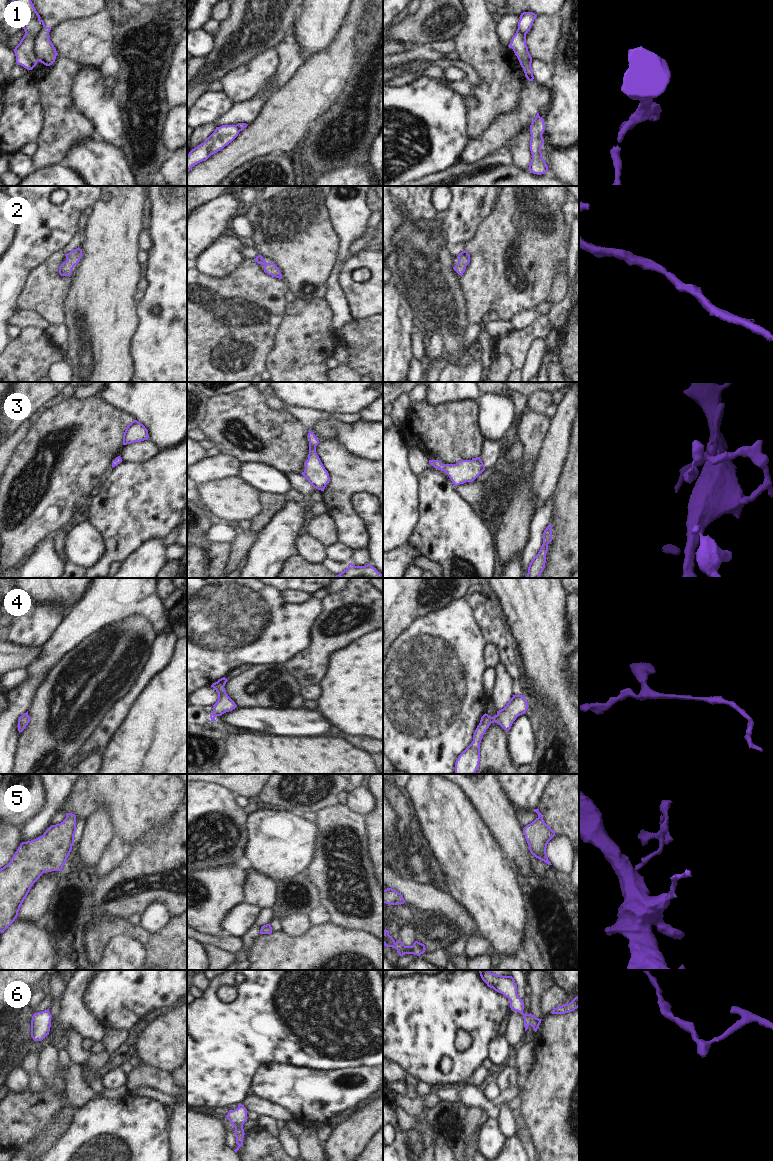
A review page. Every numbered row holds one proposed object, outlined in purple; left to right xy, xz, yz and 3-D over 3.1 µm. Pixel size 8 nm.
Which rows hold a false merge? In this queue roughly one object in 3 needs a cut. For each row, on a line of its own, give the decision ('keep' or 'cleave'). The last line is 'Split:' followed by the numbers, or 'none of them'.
1: cleave
2: keep
3: keep
4: keep
5: keep
6: keep
Split: 1

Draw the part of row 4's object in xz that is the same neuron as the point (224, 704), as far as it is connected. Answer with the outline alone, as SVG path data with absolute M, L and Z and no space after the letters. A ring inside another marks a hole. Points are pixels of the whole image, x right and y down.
M223 677L211 685L211 687L213 687L218 693L218 700L213 705L213 711L210 715L212 722L215 721L216 716L221 716L222 714L232 711L237 707L235 702L228 696L228 694L225 691L224 686L227 681L228 680L225 677Z

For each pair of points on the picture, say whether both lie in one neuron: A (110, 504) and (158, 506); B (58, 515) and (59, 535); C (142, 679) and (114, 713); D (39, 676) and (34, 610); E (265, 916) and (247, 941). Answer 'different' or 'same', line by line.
A: same
B: different
C: same
D: different
E: same

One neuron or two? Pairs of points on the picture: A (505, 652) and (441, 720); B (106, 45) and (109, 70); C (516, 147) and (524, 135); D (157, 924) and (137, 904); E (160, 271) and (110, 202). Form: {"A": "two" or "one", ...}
{"A": "two", "B": "two", "C": "one", "D": "two", "E": "two"}

